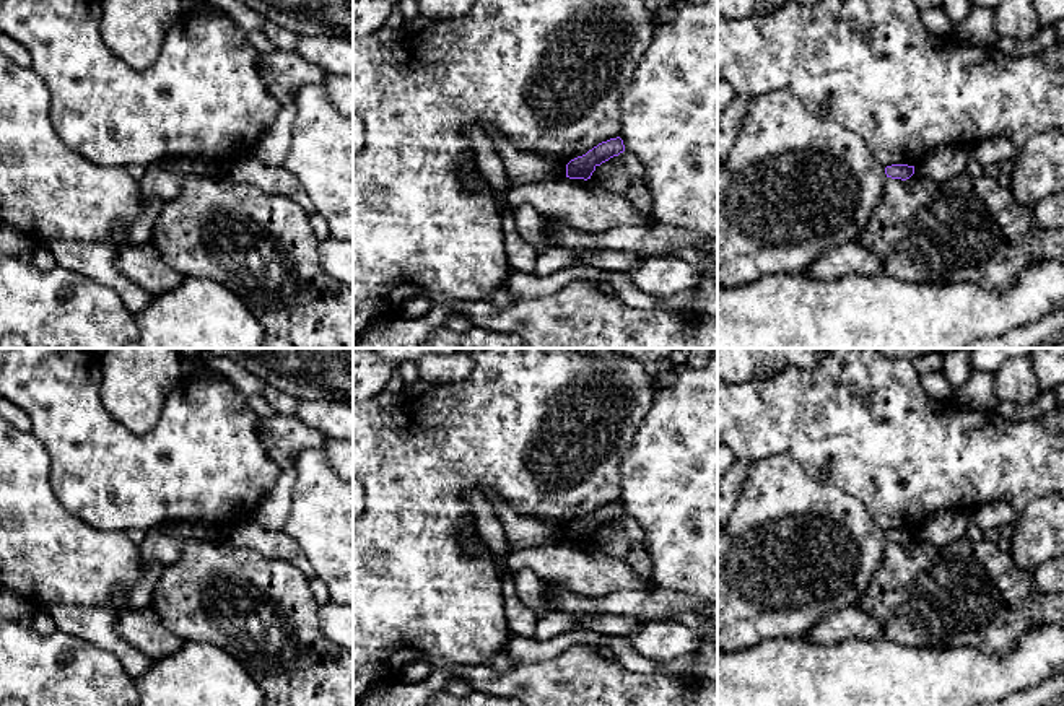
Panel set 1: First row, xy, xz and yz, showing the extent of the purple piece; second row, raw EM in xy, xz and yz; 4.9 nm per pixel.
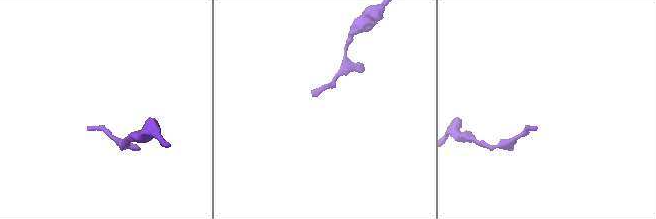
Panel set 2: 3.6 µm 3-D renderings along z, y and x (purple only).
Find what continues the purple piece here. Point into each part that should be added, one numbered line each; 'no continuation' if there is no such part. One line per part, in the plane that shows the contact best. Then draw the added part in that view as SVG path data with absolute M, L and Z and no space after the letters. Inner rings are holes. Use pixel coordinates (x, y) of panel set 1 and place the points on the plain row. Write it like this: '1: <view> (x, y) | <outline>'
no continuation

